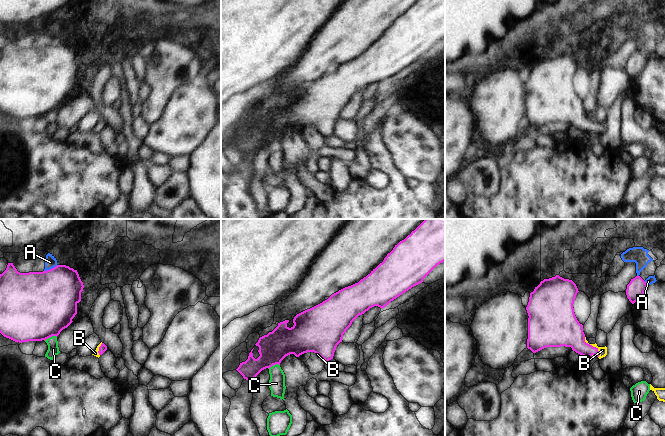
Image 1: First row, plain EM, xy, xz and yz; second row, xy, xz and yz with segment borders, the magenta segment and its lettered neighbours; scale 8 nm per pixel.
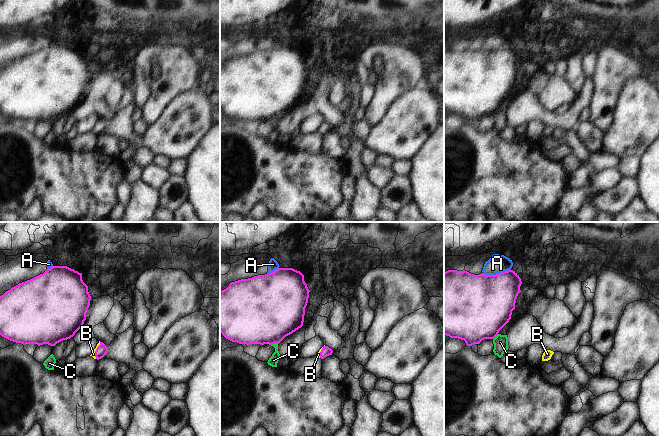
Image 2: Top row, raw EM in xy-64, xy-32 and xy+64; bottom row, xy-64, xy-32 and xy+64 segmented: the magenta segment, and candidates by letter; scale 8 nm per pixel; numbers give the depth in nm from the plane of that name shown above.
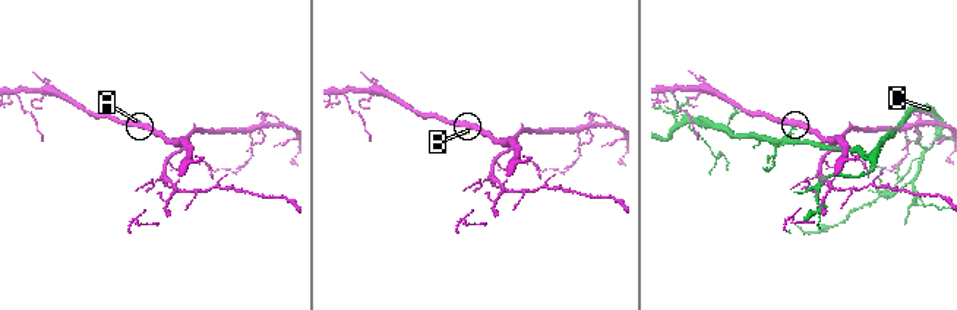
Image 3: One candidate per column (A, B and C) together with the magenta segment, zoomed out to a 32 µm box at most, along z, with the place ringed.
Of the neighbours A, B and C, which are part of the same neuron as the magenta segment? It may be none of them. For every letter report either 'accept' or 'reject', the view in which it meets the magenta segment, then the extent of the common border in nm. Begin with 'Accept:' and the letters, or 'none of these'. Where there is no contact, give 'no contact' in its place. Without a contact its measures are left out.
Accept: B
A: reject; contact in xy; length 120 nm
B: accept; contact in yz; length 200 nm
C: reject; contact in xy; length 110 nm

